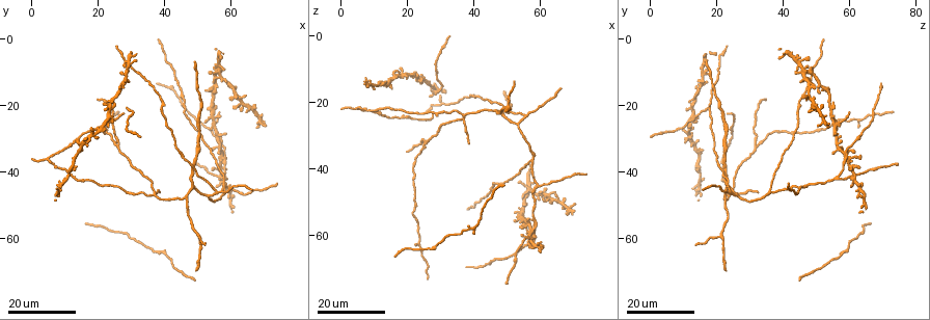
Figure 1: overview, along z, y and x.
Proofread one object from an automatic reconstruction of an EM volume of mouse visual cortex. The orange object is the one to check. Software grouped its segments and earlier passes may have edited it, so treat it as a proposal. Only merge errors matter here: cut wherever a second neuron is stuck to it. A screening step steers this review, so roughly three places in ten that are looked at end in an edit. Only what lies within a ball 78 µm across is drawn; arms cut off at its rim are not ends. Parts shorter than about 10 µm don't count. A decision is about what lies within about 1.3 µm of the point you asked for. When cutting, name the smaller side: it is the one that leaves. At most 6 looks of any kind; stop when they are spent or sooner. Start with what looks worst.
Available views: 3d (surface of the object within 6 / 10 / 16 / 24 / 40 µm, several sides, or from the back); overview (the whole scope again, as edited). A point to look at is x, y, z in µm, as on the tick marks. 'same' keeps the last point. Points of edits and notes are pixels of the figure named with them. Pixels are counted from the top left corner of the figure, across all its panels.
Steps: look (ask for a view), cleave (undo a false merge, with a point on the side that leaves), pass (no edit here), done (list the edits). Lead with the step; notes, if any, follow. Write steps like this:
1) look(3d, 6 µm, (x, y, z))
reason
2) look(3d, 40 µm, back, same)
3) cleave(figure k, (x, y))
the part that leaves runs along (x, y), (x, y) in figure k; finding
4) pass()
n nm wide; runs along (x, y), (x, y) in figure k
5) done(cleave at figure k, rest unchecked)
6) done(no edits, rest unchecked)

look(3d, 16 µm, (36.5, 46.5, 24.0))
four arms meet

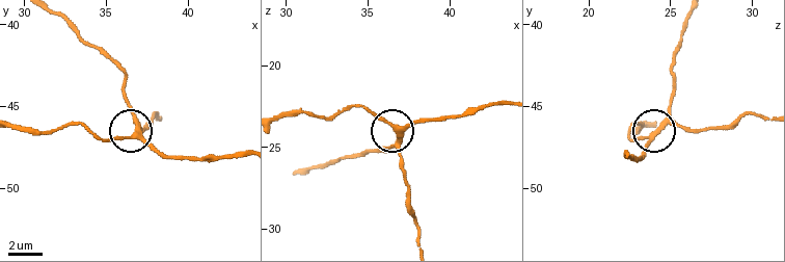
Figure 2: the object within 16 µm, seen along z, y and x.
look(3d, 10 µm, (36.9, 46.4, 24.4))

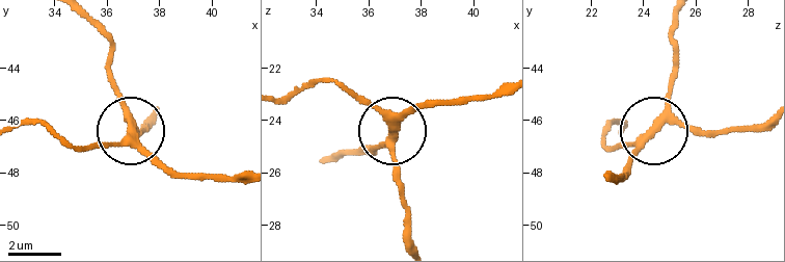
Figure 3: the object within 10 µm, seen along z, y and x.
pass()
side arm 71 µm; 4 arms; one neuron here

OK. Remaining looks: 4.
look(3d, 16 µm, (25.5, 32.0, 32.0))
three-way junction

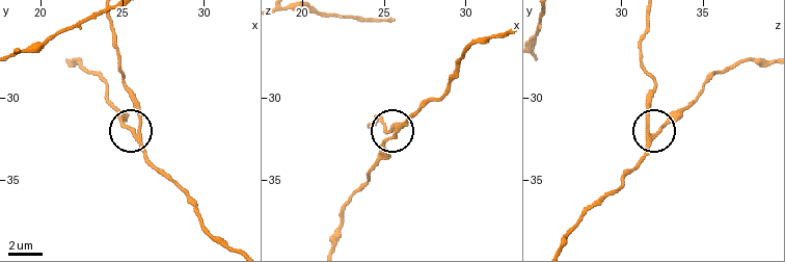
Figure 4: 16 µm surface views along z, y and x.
look(3d, 6 µm, (25.9, 32.3, 31.8))
closer look

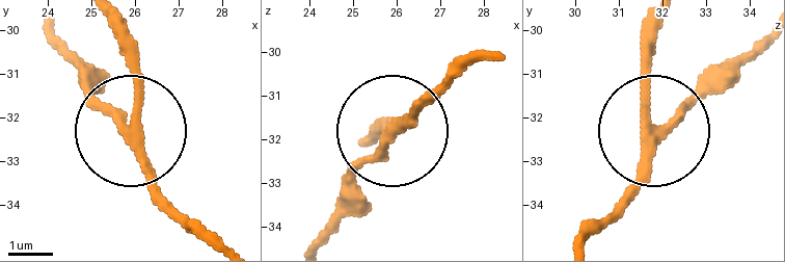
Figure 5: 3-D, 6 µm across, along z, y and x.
pass()
3 arms; runs along (585, 240), (640, 162), (651, 21) in figure 5; continuous, no second neuron

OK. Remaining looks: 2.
look(3d, 16 µm, (57.0, 40.5, 61.0))
side arm on a straight run

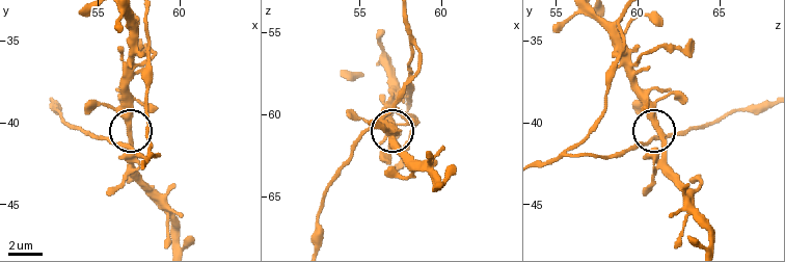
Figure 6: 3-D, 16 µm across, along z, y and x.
look(3d, 10 µm, (56.3, 41.4, 60.4))
zoom in

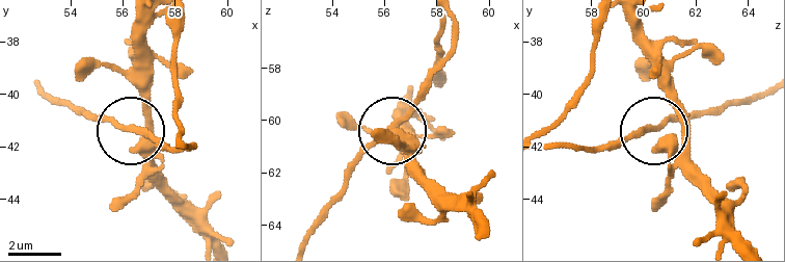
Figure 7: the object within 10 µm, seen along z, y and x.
pass()
3 arms; runs along (449, 17), (451, 57), (420, 104), (348, 168) in figure 7; all the same neuron

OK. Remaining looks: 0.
done(no edits, rest unchecked)

